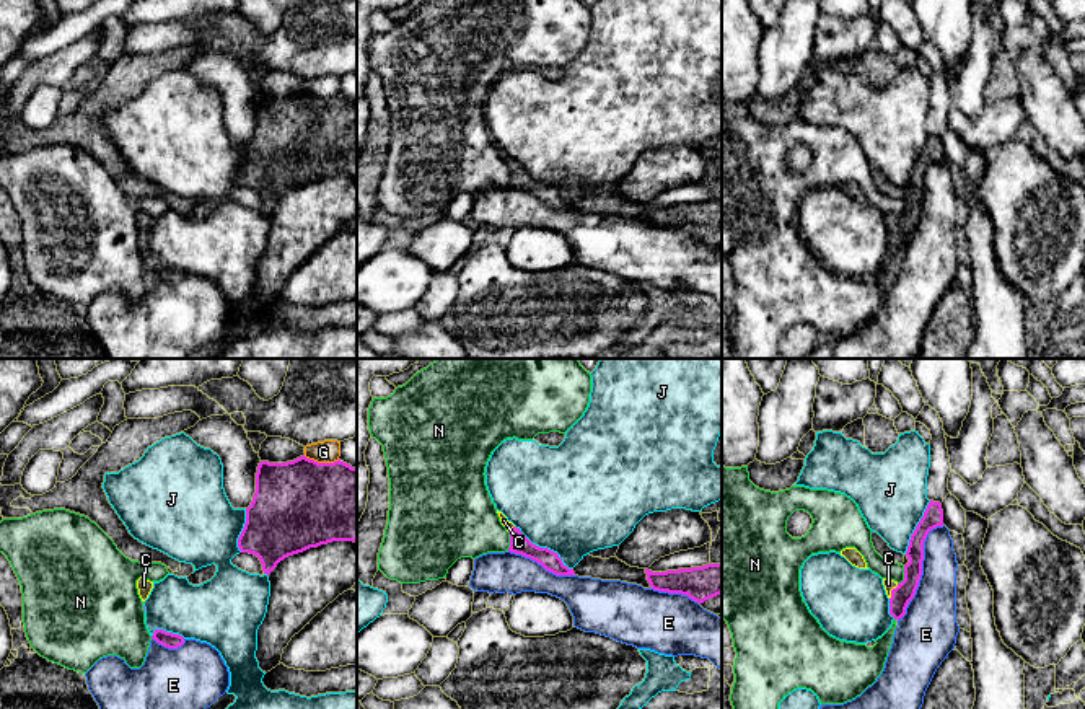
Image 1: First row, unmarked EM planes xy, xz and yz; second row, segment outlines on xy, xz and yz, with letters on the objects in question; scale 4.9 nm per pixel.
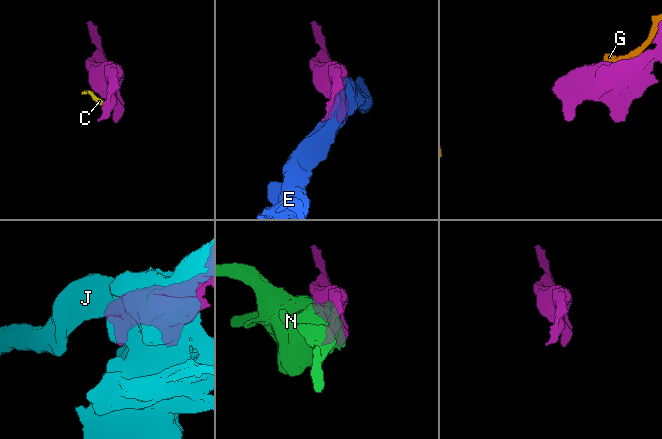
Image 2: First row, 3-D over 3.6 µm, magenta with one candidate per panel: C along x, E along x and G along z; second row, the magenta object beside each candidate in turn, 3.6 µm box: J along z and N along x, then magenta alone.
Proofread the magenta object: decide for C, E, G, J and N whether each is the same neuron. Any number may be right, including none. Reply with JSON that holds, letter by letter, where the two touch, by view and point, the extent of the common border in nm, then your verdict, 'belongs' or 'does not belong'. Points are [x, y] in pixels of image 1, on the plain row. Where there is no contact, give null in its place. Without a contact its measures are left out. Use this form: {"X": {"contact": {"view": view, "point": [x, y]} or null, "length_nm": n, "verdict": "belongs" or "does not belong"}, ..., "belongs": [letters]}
{"C": {"contact": {"view": "yz", "point": [891, 227]}, "length_nm": 90, "verdict": "belongs"}, "E": {"contact": {"view": "yz", "point": [921, 204]}, "length_nm": 500, "verdict": "does not belong"}, "G": {"contact": {"view": "xy", "point": [321, 98]}, "length_nm": 180, "verdict": "does not belong"}, "J": {"contact": {"view": "xz", "point": [544, 183]}, "length_nm": 360, "verdict": "does not belong"}, "N": {"contact": {"view": "yz", "point": [904, 211]}, "length_nm": 100, "verdict": "does not belong"}, "belongs": ["C"]}

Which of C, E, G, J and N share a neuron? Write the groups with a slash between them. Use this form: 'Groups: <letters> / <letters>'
Groups: C / E / G / J / N

